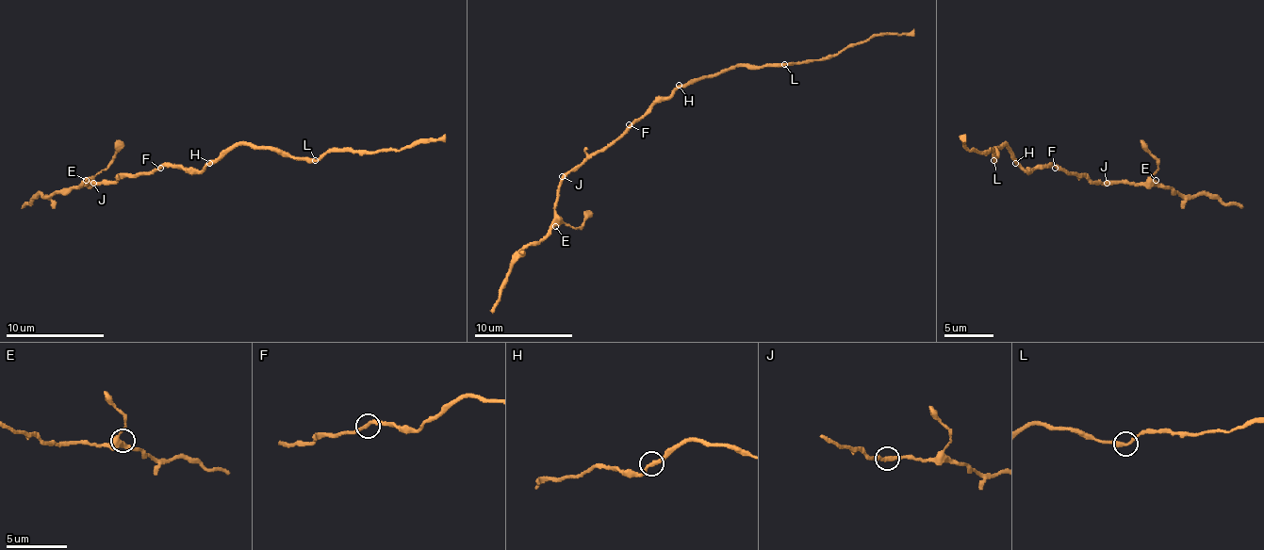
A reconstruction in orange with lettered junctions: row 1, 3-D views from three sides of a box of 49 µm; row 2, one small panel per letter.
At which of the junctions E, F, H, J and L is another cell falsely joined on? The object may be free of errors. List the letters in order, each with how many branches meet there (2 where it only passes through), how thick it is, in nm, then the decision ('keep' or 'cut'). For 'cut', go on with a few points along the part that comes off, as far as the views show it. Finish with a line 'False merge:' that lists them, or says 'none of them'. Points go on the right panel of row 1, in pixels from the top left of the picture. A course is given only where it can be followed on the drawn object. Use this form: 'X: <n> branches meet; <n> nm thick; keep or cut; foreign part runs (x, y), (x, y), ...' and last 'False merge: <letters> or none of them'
E: 3 branches meet; 400 nm thick; keep
F: 2 branches meet; 280 nm thick; keep
H: 2 branches meet; 280 nm thick; keep
J: 2 branches meet; 280 nm thick; keep
L: 2 branches meet; 320 nm thick; keep
False merge: none of them

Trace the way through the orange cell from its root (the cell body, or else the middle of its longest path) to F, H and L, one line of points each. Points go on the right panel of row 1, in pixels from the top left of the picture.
F: (1030, 170), (1042, 166), (1055, 168)
H: (1030, 170), (1023, 170), (1015, 163)
L: (1030, 170), (1025, 170), (1012, 158), (1005, 146), (995, 148), (993, 160)

